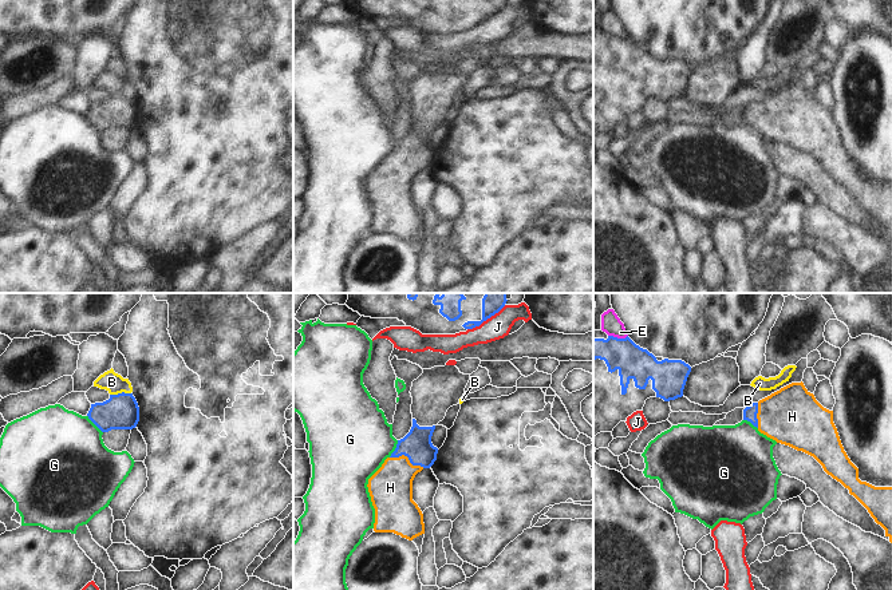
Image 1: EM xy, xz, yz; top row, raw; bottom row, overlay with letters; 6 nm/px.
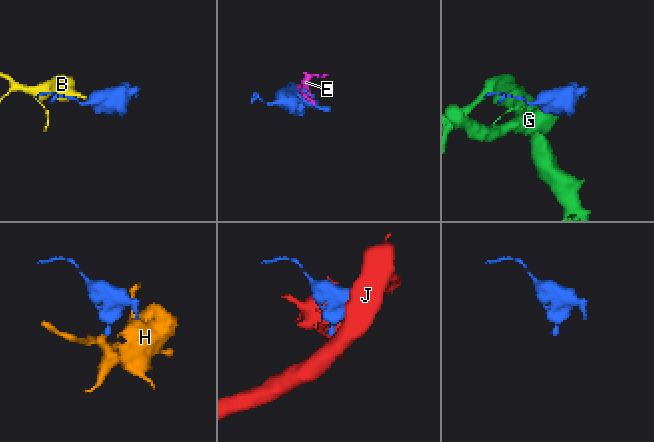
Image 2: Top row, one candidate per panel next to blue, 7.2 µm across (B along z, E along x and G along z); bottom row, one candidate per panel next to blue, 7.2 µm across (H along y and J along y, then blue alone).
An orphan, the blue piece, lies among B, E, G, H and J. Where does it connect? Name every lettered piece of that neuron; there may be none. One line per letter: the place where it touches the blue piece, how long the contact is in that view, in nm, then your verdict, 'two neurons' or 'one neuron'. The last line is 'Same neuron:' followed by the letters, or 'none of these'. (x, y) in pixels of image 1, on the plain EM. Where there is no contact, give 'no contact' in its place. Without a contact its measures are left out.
B: xy (119, 94) | 130 nm | two neurons
E: yz (616, 38) | 120 nm | two neurons
G: xy (94, 123) | 140 nm | two neurons
H: xz (407, 157) | 220 nm | one neuron
J: xz (486, 19) | 280 nm | two neurons
Same neuron: H

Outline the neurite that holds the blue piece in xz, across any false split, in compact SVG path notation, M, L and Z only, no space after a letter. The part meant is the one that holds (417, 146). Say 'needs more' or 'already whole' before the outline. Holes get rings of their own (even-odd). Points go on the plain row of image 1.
needs more | M413 119L410 132L398 140L395 151L368 179L368 193L375 209L375 233L394 233L413 241L425 234L423 214L413 201L413 181L437 161L433 127L419 127Z

